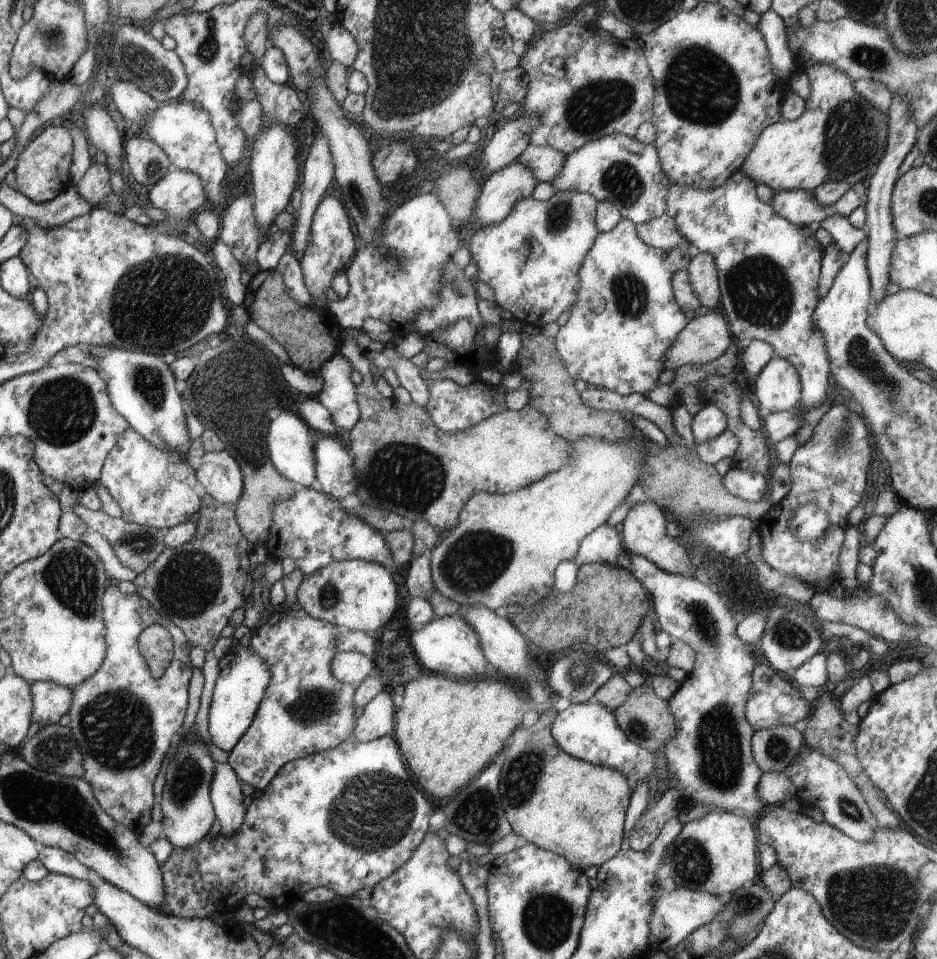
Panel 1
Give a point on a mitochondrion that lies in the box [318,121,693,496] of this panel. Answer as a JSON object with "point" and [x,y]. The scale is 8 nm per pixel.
{"point":[621,181]}

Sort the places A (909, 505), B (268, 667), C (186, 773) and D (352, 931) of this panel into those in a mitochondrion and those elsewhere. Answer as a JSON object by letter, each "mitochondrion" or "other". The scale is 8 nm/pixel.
{"A":"other","B":"other","C":"mitochondrion","D":"mitochondrion"}

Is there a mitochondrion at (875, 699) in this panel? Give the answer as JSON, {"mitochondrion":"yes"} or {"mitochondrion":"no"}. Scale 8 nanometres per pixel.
{"mitochondrion":"no"}

